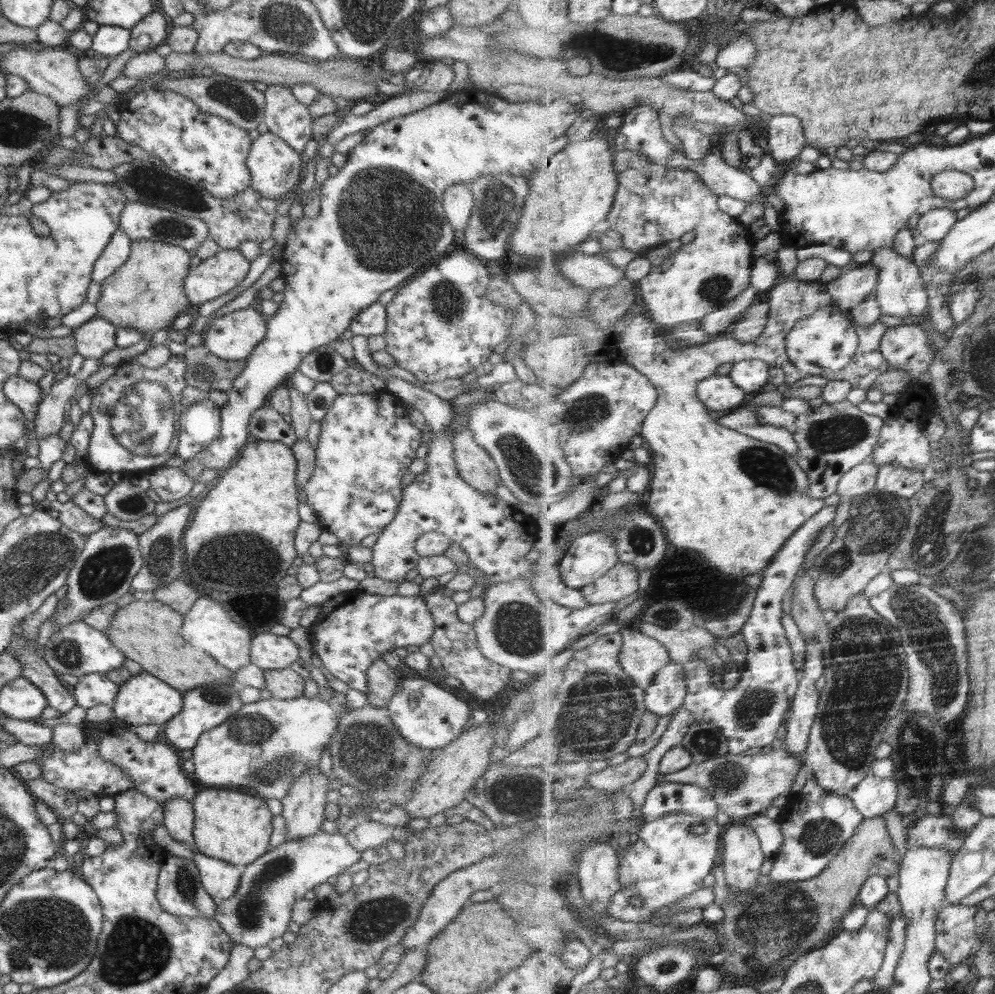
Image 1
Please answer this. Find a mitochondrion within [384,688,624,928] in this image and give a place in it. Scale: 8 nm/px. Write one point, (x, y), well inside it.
(518, 794)

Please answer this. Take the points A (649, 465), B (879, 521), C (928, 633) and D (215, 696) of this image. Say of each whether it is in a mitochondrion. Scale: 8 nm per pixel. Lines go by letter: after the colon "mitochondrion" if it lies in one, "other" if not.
A: other
B: mitochondrion
C: mitochondrion
D: mitochondrion

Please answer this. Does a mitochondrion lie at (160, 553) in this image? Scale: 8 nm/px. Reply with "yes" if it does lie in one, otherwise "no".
yes

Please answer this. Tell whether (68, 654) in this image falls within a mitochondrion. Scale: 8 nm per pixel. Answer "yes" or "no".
yes

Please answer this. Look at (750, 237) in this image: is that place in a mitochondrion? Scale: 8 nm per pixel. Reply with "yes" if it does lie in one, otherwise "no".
no

